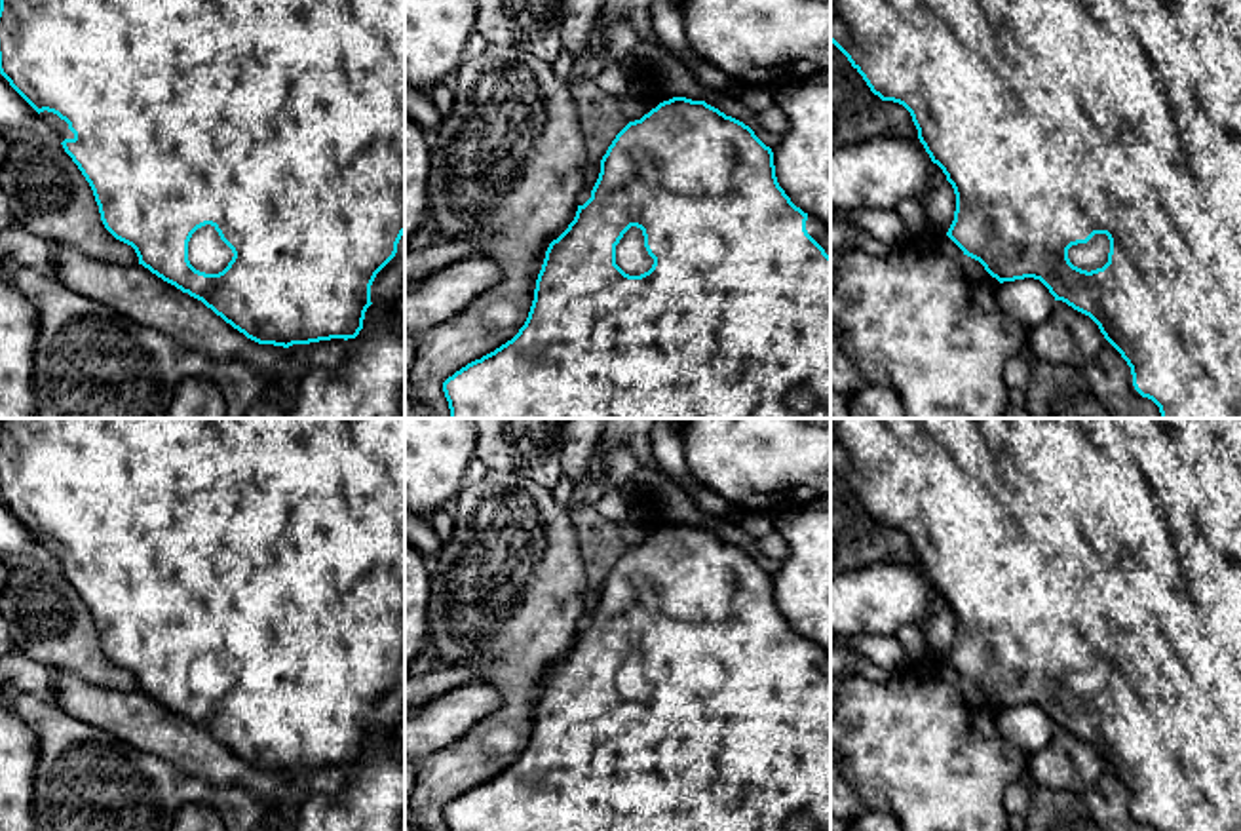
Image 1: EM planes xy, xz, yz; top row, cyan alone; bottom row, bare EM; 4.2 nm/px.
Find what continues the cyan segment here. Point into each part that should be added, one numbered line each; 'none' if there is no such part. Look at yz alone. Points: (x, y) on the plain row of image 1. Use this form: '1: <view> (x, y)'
1: yz (1091, 681)

